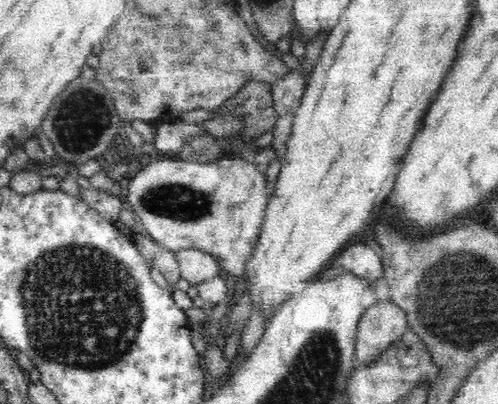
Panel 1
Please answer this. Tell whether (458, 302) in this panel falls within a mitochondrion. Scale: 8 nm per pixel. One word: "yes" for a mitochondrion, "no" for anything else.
yes

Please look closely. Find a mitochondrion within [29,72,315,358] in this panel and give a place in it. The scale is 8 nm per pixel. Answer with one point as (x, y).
(84, 115)

